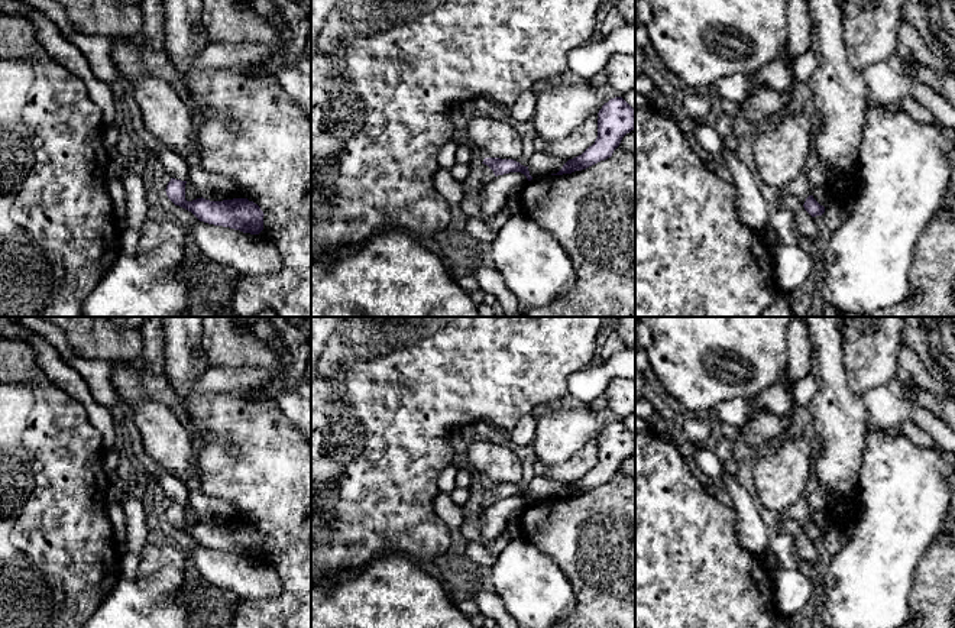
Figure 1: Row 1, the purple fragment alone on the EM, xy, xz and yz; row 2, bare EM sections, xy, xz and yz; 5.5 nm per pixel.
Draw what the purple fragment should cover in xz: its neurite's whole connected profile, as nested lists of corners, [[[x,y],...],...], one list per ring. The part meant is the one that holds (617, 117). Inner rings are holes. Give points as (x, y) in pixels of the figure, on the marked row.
[[[615,97],[598,113],[598,137],[582,155],[569,159],[557,174],[572,174],[586,169],[612,156],[622,137],[635,130],[635,110],[622,98]]]

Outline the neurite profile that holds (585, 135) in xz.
[[[598,114],[590,116],[567,137],[541,145],[541,149],[551,156],[567,161],[582,155],[598,137],[598,117]]]

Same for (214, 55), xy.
[[[208,42],[205,48],[194,58],[194,68],[234,68],[262,62],[268,56],[268,49],[262,46]]]

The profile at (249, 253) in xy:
[[[198,220],[192,229],[192,237],[205,258],[234,268],[242,276],[273,273],[282,266],[275,245],[259,234]]]

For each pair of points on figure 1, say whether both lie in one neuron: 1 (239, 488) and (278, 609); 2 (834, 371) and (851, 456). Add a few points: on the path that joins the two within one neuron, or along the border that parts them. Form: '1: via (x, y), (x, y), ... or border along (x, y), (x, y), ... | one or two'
1: via (269, 518), (291, 540), (291, 579) | one
2: via (834, 392), (842, 434) | one

